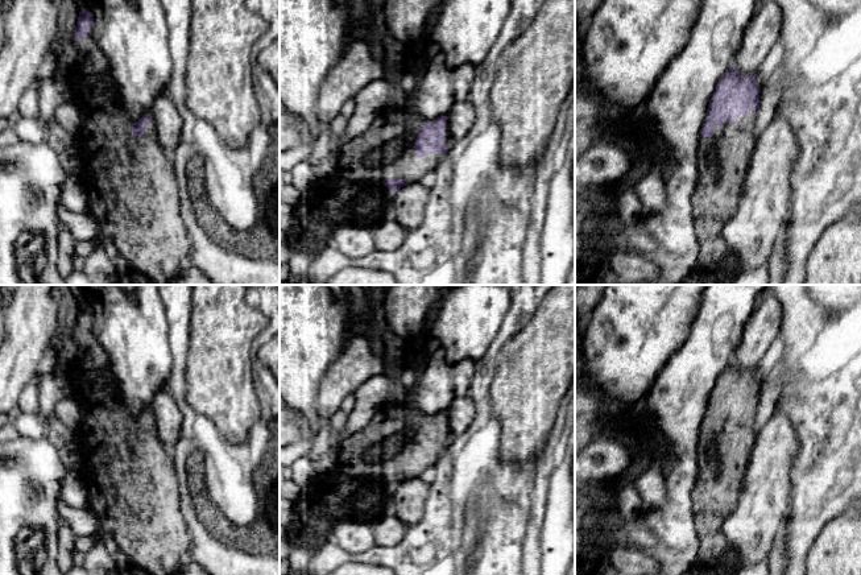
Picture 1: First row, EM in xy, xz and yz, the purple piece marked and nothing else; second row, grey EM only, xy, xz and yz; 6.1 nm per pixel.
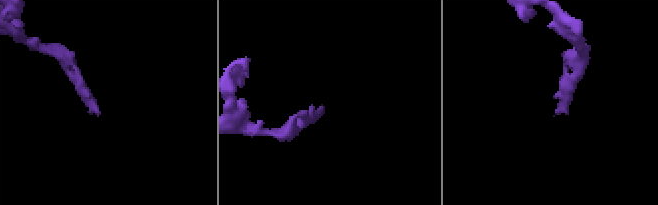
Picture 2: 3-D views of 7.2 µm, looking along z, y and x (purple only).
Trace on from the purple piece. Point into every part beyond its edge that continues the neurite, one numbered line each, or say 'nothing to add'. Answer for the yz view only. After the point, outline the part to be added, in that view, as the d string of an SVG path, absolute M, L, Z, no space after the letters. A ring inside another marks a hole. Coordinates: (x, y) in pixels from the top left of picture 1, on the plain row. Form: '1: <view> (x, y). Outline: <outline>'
1: yz (721, 468). Outline: M750 400L748 410L737 415L728 415L713 423L711 433L699 431L696 442L696 480L691 492L694 504L694 522L699 538L698 563L703 570L720 567L729 554L729 545L723 534L723 524L734 510L749 464L750 452L756 442L754 422L757 410Z

